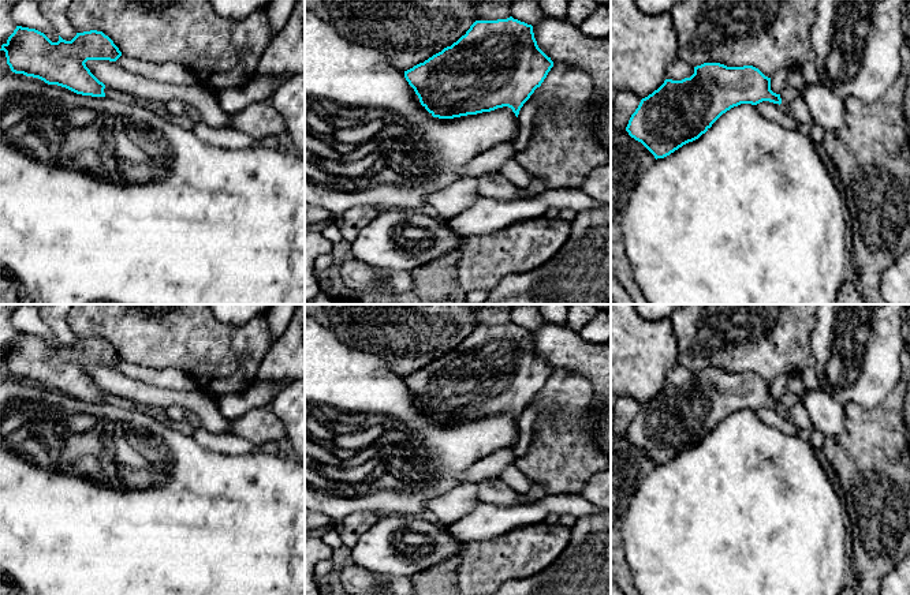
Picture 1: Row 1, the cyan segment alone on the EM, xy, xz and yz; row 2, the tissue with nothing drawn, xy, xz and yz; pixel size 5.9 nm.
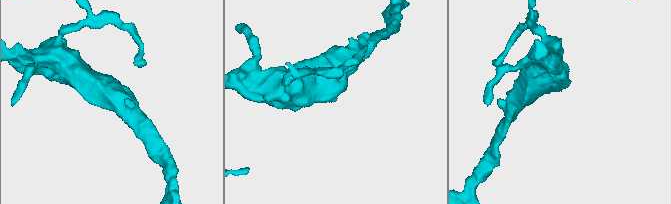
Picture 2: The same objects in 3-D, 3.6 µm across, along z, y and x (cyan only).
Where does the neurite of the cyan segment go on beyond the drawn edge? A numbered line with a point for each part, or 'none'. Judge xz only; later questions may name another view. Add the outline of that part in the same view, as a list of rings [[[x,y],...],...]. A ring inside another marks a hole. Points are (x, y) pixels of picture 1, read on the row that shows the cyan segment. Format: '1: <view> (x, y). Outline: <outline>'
none

